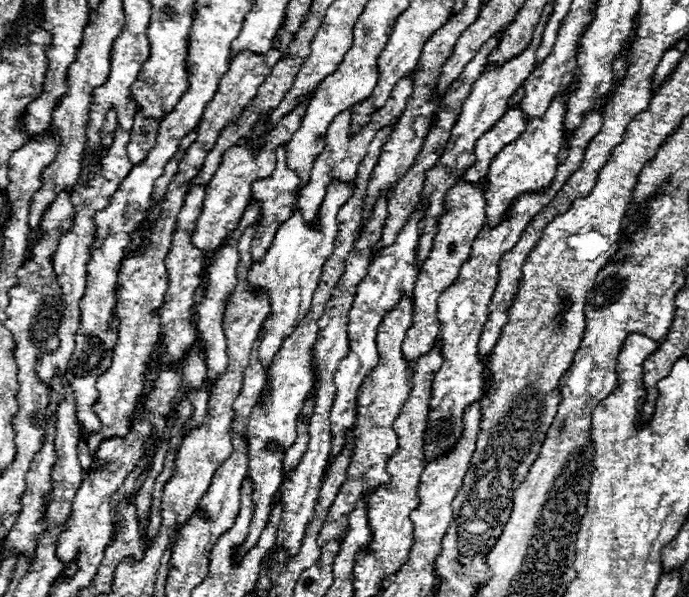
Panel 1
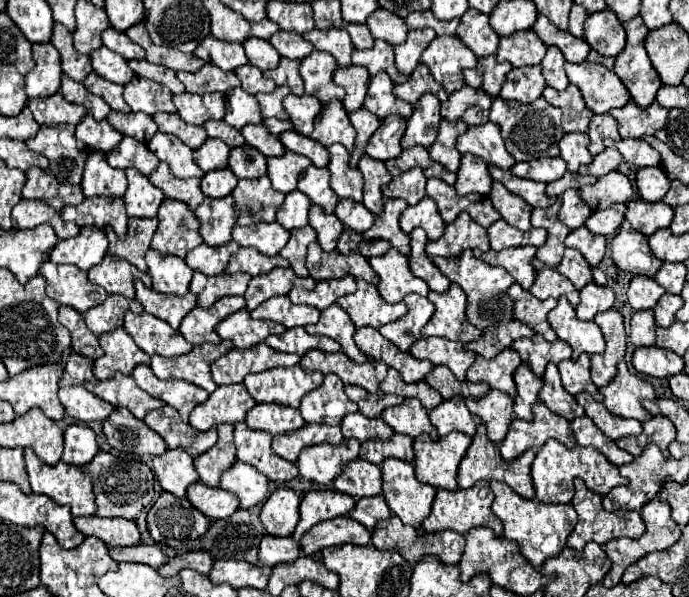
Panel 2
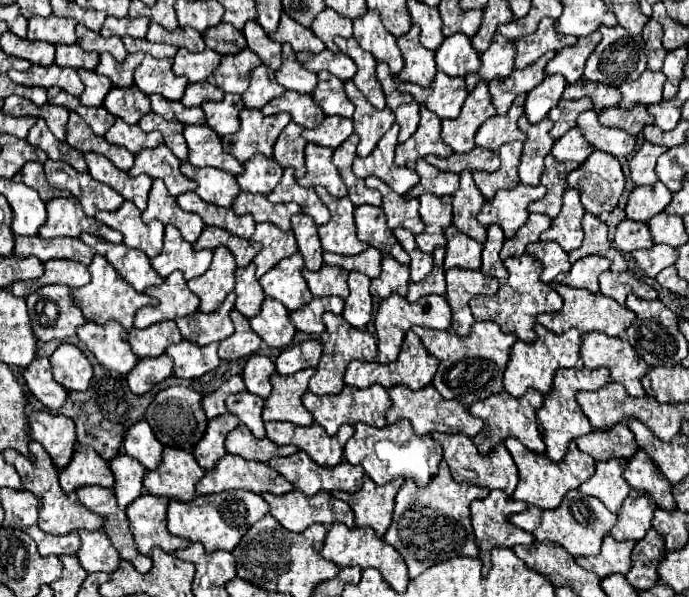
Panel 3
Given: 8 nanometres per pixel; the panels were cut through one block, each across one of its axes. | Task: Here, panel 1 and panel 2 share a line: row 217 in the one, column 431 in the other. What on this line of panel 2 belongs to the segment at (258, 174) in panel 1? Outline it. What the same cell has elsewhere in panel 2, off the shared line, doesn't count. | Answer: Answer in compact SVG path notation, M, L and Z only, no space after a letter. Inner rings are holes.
M424 196L420 200L420 204L416 206L408 206L402 216L400 216L400 228L410 234L414 228L424 228L426 234L428 234L428 240L430 242L436 242L442 234L444 234L444 228L446 228L446 222L440 218L438 214L438 208L434 204L432 198Z

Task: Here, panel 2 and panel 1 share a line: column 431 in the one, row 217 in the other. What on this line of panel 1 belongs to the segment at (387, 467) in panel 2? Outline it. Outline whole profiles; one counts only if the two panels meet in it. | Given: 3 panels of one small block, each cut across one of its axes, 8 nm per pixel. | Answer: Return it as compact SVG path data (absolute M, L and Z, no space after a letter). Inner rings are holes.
M568 92L558 96L542 120L530 120L526 130L520 134L520 138L502 148L500 154L494 156L490 162L490 170L486 176L486 188L484 188L484 200L486 200L486 224L490 228L496 228L512 208L512 202L528 192L544 192L550 188L554 176L556 176L556 154L562 144L562 120L564 120L564 106L566 106Z

